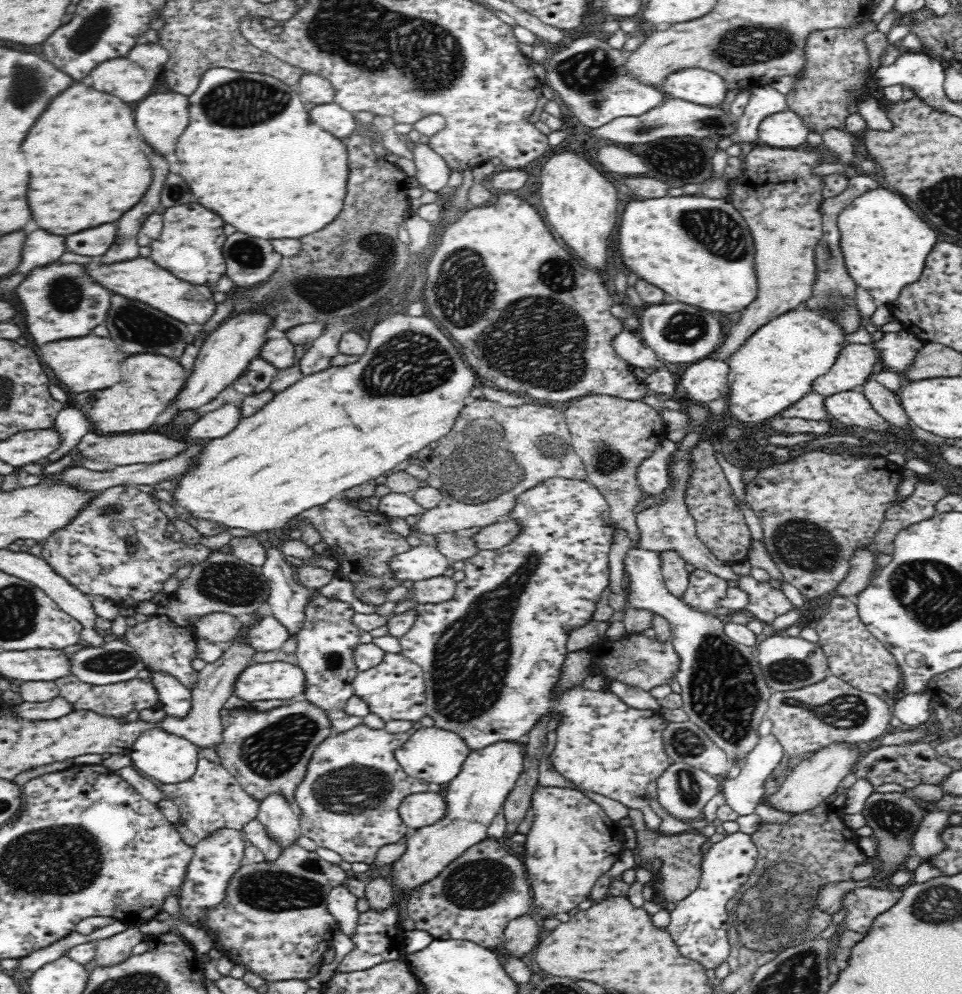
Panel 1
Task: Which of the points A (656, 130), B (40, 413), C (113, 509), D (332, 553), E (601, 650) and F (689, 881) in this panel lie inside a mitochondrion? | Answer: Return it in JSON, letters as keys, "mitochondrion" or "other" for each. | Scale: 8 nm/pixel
{"A":"mitochondrion","B":"other","C":"mitochondrion","D":"other","E":"other","F":"other"}

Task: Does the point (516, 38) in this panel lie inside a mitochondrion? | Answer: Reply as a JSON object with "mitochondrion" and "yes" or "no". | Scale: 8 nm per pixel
{"mitochondrion":"no"}

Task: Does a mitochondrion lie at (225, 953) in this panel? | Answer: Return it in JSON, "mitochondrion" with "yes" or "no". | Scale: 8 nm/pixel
{"mitochondrion":"no"}

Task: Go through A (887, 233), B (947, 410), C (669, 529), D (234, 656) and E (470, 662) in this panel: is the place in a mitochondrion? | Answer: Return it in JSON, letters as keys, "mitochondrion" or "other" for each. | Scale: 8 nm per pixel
{"A":"other","B":"other","C":"other","D":"other","E":"mitochondrion"}

